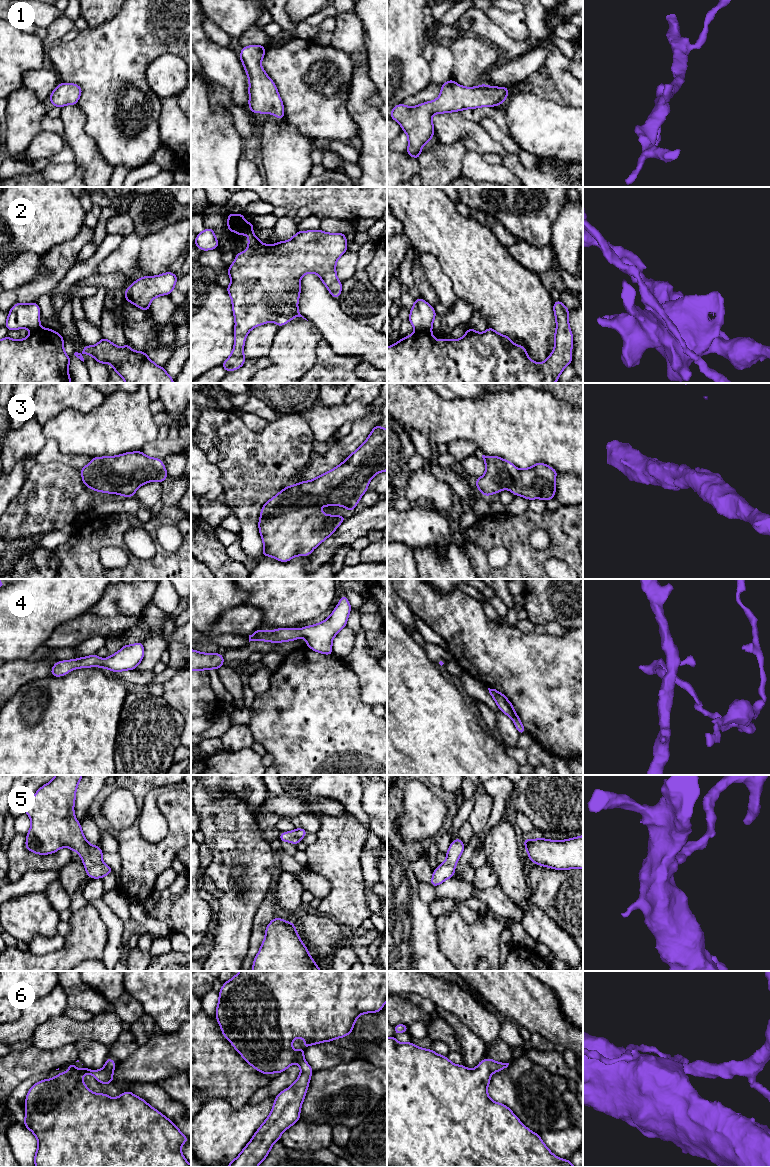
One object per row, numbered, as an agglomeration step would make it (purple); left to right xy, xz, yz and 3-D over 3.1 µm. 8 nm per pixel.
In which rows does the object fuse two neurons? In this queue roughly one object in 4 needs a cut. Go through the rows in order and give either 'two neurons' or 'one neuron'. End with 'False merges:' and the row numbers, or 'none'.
1: one neuron
2: two neurons
3: one neuron
4: one neuron
5: one neuron
6: one neuron
False merges: 2

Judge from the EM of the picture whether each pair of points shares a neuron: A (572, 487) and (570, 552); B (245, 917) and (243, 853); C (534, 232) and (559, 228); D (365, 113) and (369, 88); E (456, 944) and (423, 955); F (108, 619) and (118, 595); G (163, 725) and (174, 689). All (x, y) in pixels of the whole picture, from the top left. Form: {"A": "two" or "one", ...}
{"A": "two", "B": "one", "C": "two", "D": "one", "E": "two", "F": "one", "G": "two"}

